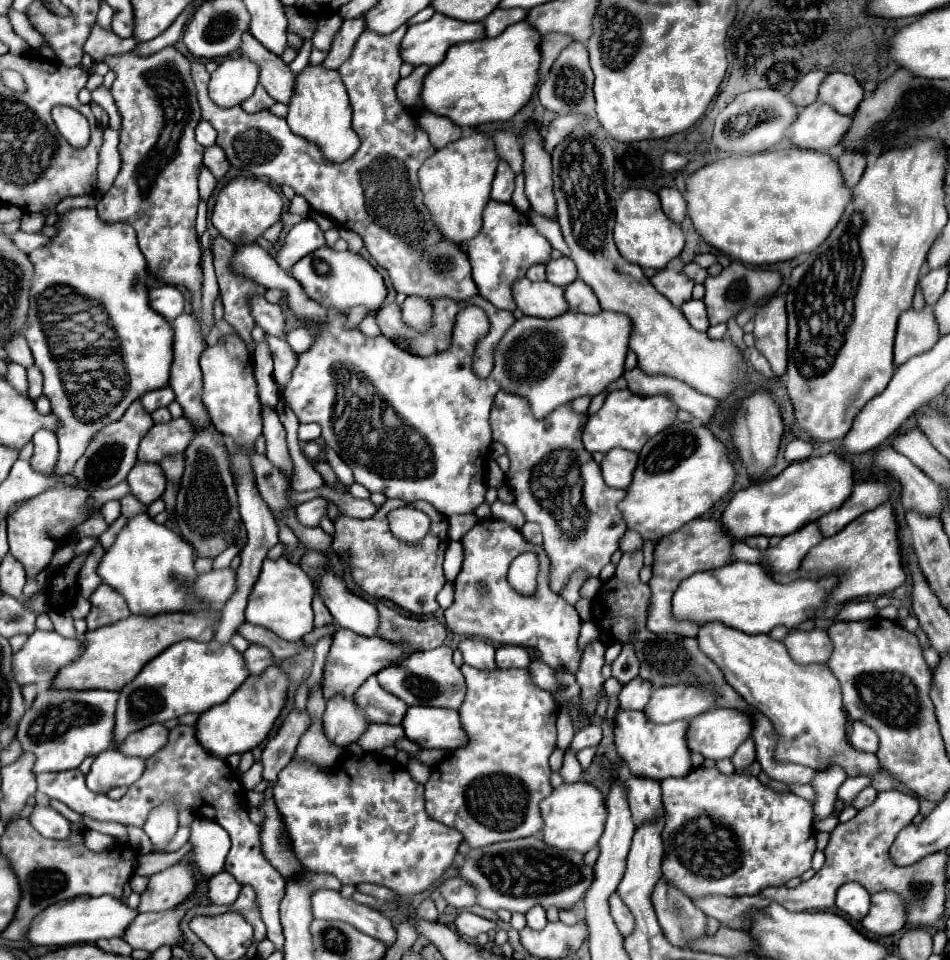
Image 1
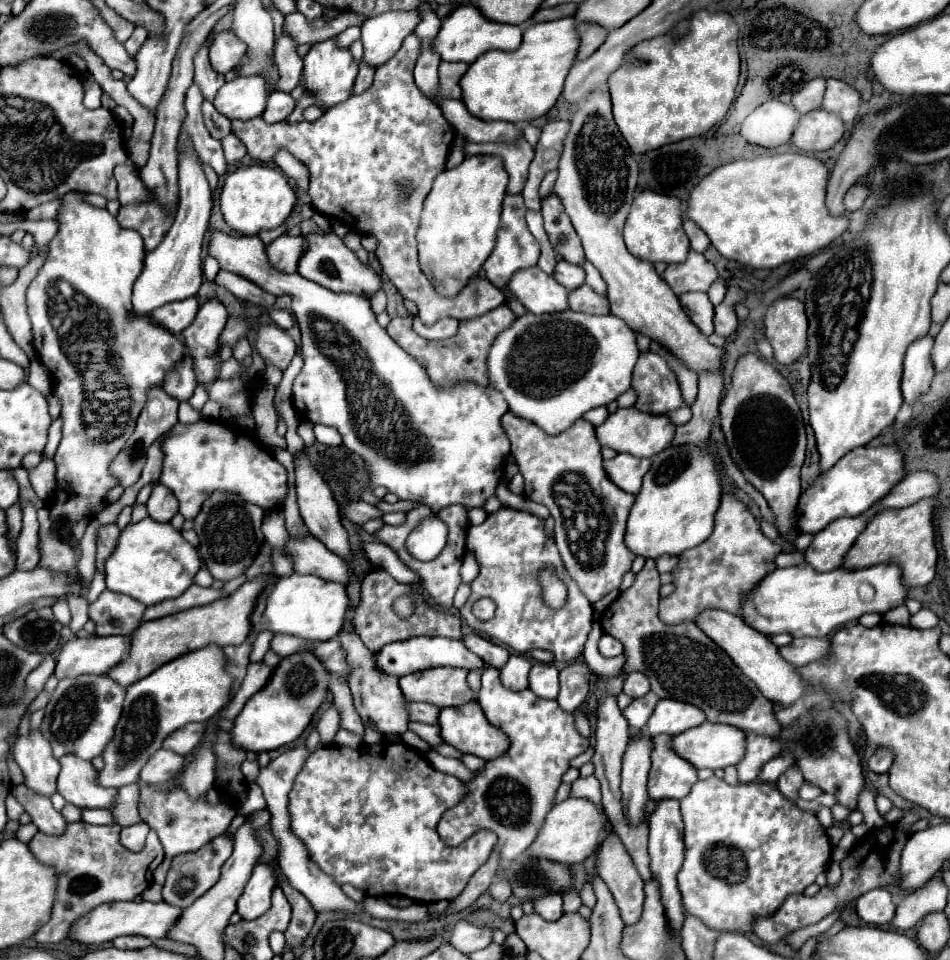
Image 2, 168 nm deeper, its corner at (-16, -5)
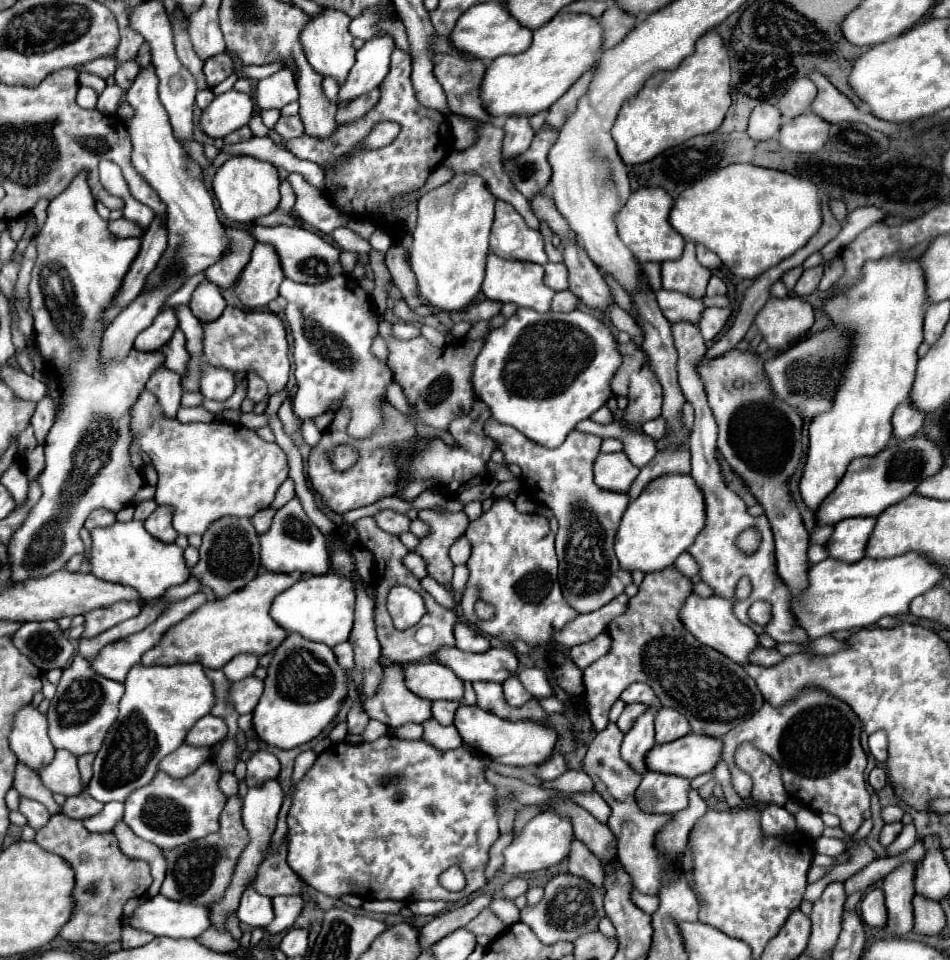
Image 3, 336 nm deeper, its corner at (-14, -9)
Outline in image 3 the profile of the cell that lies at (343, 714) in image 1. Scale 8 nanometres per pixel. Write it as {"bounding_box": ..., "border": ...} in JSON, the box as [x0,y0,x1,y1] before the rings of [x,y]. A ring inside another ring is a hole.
{"bounding_box":[364,663,430,727],"border":[[[388,663],[382,669],[382,681],[376,695],[364,701],[364,711],[370,719],[376,719],[388,727],[400,727],[430,719],[430,701],[410,693],[404,685],[402,667]]]}

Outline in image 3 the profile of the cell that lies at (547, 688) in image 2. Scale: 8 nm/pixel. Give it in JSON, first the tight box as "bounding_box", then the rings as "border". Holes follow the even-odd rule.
{"bounding_box":[518,667,554,699],"border":[[[538,667],[522,669],[522,671],[518,673],[518,679],[520,679],[522,685],[526,687],[526,691],[532,693],[532,697],[536,697],[536,699],[546,699],[546,697],[552,697],[552,695],[554,695],[546,673],[544,673],[542,669],[538,669]]]}

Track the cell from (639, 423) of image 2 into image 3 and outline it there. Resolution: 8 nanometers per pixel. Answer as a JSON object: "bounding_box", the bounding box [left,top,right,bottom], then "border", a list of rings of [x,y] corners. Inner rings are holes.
{"bounding_box":[578,419,656,467],"border":[[[590,419],[580,421],[578,423],[578,431],[584,433],[592,433],[598,435],[602,439],[618,439],[624,445],[624,453],[626,457],[636,465],[636,467],[644,467],[654,455],[656,455],[656,439],[652,439],[650,435],[644,435],[640,431],[632,431],[628,429],[622,421],[612,421],[608,425],[598,425]]]}

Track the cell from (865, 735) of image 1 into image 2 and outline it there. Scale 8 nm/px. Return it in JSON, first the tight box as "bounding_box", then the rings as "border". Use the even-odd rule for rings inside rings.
{"bounding_box":[868,747,892,773],"border":[[[878,747],[878,751],[868,759],[868,769],[874,773],[886,773],[892,765],[892,753],[890,749]]]}

